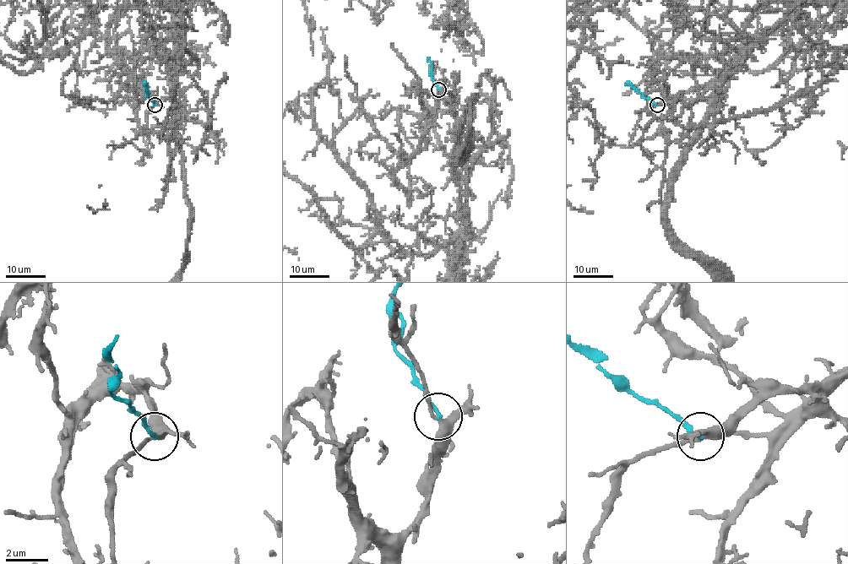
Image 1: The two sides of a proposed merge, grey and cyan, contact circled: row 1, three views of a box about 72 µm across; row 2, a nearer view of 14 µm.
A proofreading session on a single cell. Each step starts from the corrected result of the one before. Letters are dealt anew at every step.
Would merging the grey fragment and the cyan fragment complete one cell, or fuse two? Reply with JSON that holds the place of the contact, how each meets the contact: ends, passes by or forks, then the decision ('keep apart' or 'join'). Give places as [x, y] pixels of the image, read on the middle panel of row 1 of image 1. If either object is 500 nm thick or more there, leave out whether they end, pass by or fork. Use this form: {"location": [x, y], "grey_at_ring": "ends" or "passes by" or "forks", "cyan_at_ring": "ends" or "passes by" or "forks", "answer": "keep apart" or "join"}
{"location": [438, 89], "grey_at_ring": "forks", "cyan_at_ring": "ends", "answer": "keep apart"}

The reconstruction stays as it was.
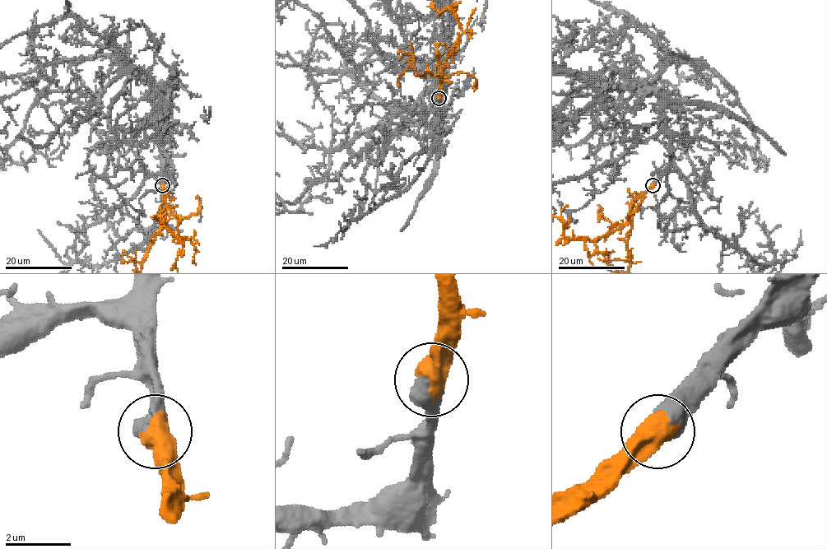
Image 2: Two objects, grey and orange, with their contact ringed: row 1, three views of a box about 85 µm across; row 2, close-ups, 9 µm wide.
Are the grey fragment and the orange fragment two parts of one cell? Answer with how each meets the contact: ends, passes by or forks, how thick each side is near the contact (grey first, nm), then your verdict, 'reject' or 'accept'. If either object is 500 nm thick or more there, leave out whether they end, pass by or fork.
calibres 600 and 800 nm; accept

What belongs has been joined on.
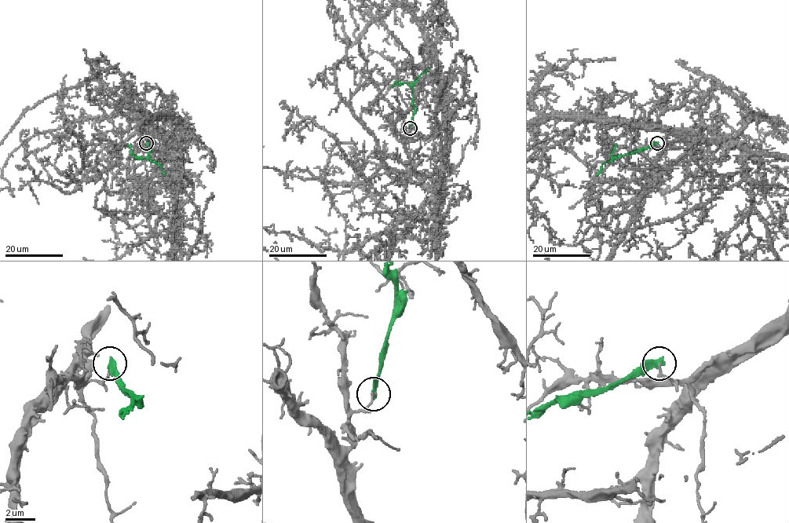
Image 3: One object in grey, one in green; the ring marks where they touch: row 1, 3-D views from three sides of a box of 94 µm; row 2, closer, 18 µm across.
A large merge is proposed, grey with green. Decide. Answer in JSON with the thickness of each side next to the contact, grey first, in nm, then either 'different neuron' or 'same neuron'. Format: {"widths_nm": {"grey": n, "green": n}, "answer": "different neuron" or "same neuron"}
{"widths_nm": {"grey": 140, "green": 340}, "answer": "different neuron"}

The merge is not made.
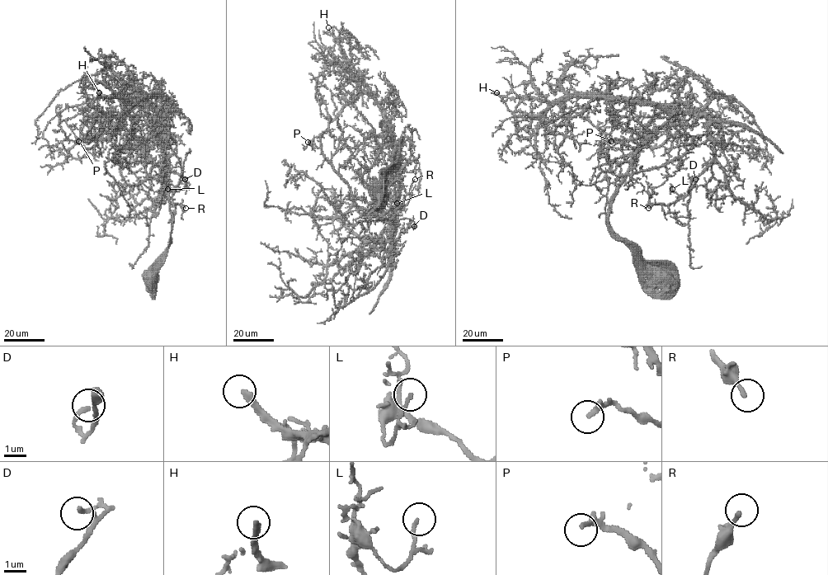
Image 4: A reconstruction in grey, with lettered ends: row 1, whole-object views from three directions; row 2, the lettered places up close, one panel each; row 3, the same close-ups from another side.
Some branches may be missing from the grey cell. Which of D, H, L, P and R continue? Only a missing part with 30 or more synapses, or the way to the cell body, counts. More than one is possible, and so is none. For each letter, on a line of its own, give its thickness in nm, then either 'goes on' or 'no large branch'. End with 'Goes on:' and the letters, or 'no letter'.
D: calibre 200 nm; no large branch
H: calibre 240 nm; goes on
L: calibre 120 nm; no large branch
P: calibre 200 nm; goes on
R: calibre 160 nm; no large branch
Goes on: H, P

